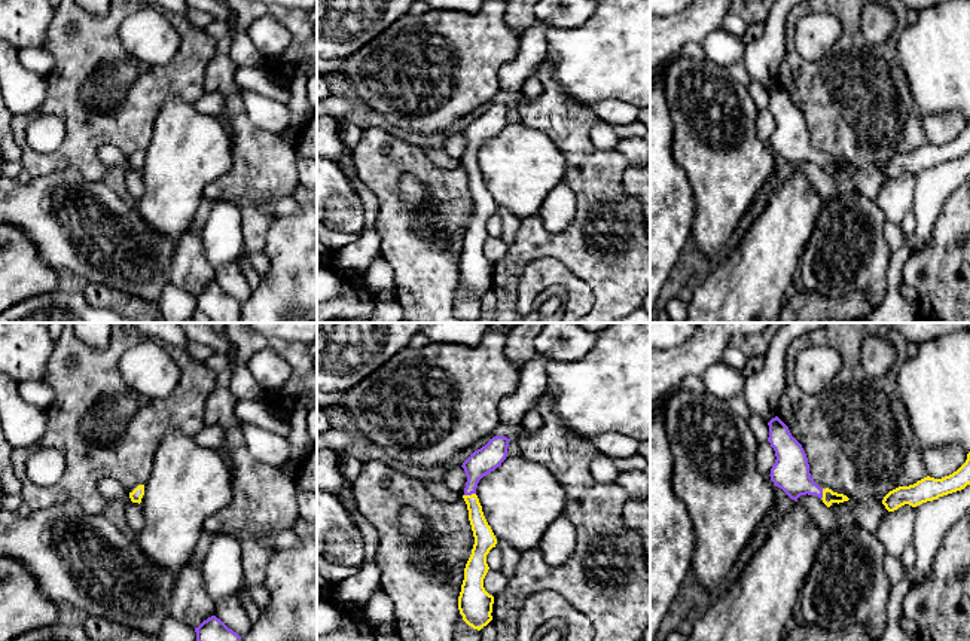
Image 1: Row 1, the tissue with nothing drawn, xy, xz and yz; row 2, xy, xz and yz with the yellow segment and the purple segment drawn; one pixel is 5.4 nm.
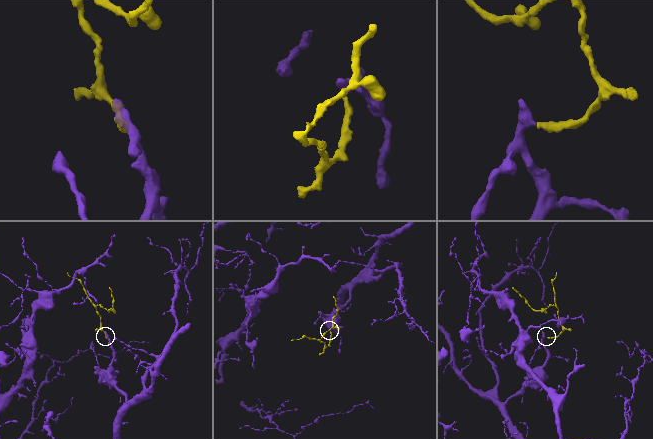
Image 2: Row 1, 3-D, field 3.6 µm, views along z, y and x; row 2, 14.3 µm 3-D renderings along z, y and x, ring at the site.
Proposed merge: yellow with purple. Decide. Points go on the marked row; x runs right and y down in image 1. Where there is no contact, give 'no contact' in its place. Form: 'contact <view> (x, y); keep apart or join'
contact xz (469, 495); join

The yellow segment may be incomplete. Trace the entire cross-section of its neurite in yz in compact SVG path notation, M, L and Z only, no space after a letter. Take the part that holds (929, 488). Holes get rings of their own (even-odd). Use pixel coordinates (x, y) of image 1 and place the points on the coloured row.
M970 452L967 454L966 463L952 474L942 479L927 476L913 485L899 486L884 497L882 504L888 512L894 512L905 504L916 507L922 503L961 491L967 485L970 485Z

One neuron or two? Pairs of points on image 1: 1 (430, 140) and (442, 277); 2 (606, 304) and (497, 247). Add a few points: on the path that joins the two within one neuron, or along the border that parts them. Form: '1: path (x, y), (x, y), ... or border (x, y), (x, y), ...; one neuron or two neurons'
1: border (399, 137), (420, 147); two neurons
2: border (508, 246), (506, 252), (494, 263); two neurons

